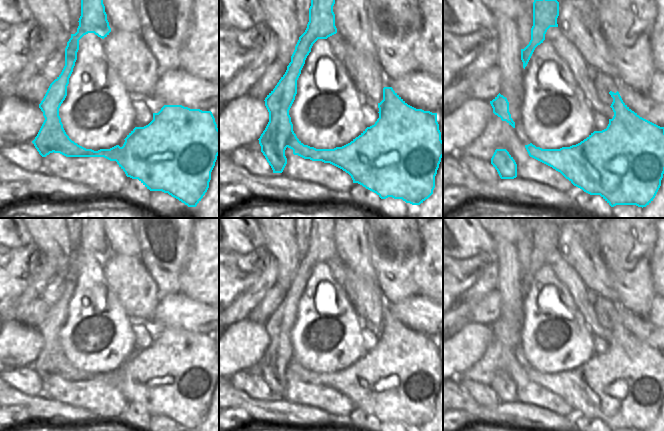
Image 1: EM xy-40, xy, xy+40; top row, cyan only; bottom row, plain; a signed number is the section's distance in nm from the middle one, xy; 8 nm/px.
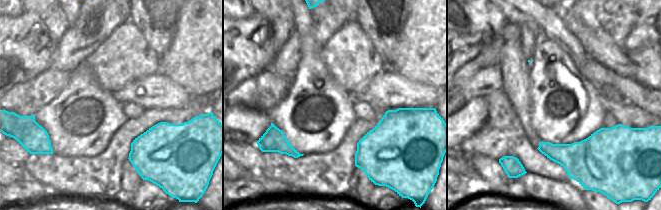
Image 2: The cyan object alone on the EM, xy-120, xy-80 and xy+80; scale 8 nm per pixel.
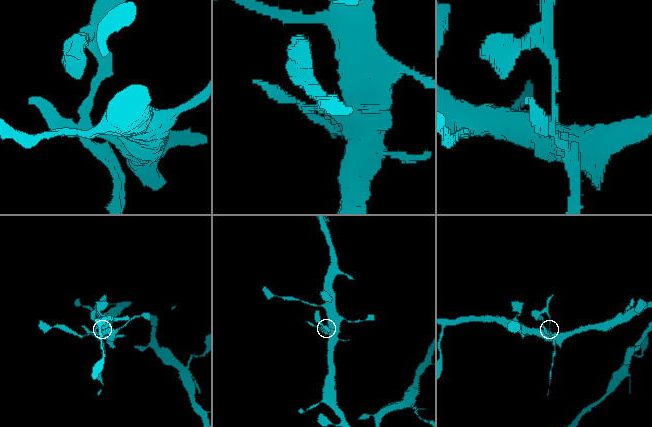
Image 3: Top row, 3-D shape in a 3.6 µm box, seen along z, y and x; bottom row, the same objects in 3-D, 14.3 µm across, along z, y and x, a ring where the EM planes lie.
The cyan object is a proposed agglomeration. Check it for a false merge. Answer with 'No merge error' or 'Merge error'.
Merge error.

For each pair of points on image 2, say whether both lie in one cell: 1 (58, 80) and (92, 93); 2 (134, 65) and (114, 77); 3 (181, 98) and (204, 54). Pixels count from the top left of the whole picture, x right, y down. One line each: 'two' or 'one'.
1: two
2: one
3: two

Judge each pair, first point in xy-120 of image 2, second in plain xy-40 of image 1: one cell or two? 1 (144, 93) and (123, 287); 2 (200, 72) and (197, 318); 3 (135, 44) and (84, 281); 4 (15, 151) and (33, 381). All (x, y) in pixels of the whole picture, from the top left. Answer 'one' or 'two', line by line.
1: two
2: two
3: two
4: one

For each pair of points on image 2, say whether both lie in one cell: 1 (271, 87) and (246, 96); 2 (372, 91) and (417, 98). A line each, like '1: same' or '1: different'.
1: same
2: same

